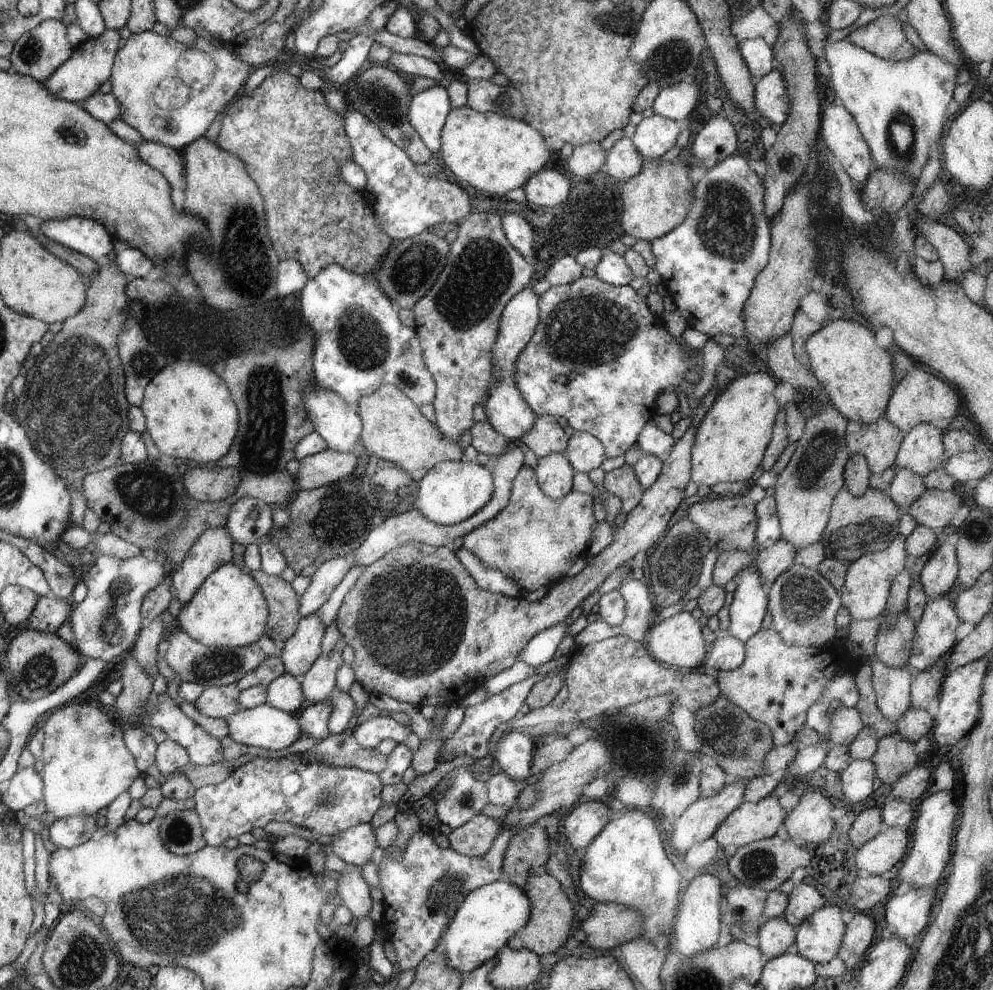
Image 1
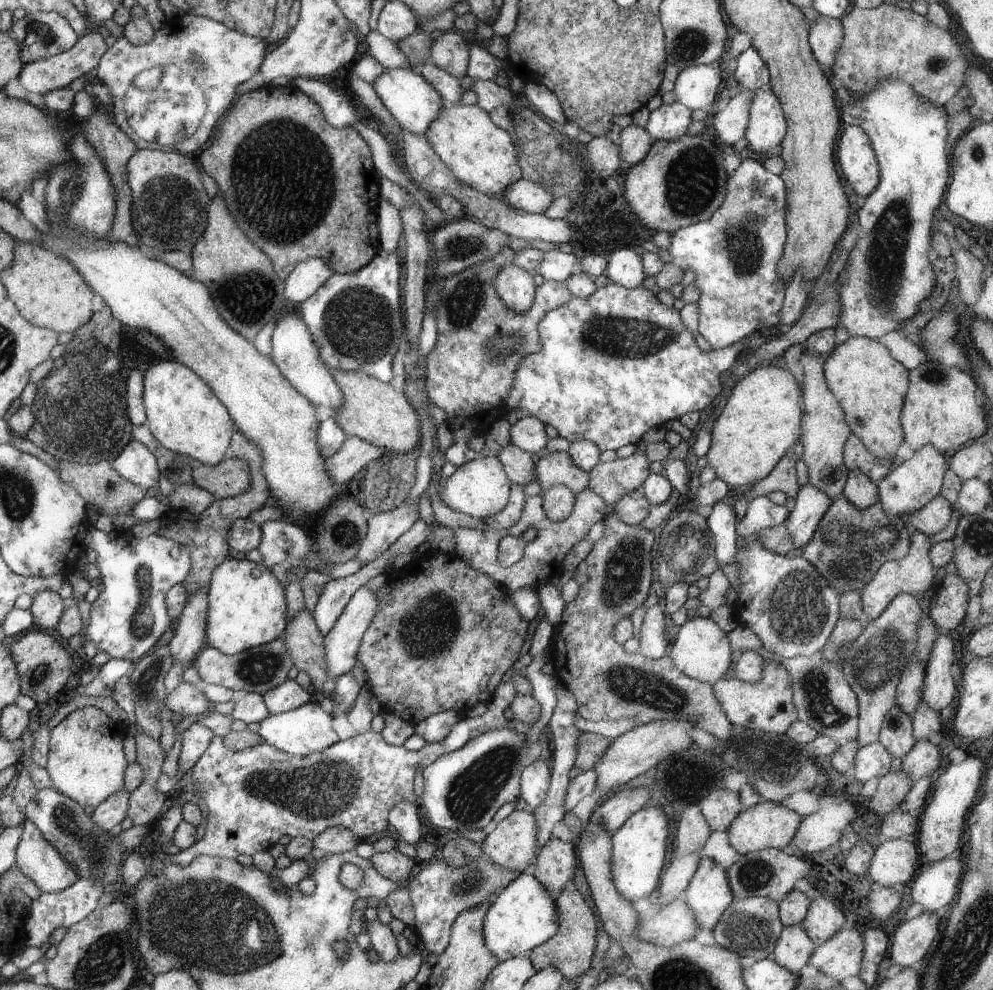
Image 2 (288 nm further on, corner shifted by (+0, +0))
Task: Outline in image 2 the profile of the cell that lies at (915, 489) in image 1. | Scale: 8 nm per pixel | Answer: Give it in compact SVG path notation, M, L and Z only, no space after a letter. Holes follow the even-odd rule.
M941 494L937 498L933 498L929 504L925 504L925 508L921 508L919 512L911 514L909 522L911 522L911 528L915 532L923 532L927 536L931 534L937 534L941 532L949 518L951 518L951 512L953 512L953 506L949 500L945 500Z

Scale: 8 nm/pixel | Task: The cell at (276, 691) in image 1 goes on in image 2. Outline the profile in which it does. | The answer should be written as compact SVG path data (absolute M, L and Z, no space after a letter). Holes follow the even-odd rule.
M287 680L285 684L261 694L261 696L269 710L269 716L279 716L279 714L285 714L285 712L291 712L295 708L309 704L307 690L297 686L297 682L293 682L293 680Z

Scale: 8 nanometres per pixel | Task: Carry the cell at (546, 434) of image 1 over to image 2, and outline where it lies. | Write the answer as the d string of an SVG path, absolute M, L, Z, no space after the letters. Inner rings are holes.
M545 450L535 458L535 476L543 496L553 486L567 486L573 494L589 488L589 472L577 468L567 452L547 454Z

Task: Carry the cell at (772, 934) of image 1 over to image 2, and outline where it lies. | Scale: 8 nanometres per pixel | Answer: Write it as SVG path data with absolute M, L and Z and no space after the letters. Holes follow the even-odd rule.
M787 926L781 930L781 936L777 938L773 962L781 968L787 968L791 974L799 974L801 968L809 964L813 952L815 944L809 940L805 930L801 926Z

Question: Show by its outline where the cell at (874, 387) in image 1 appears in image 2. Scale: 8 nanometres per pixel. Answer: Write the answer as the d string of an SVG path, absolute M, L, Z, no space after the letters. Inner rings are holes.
M849 338L831 352L827 362L823 364L823 376L831 394L837 398L839 406L843 408L851 434L857 436L867 448L867 452L871 452L875 458L893 460L897 446L905 442L903 428L901 428L901 408L905 404L905 394L909 386L909 370L897 360L893 360L889 350L881 342L871 338Z

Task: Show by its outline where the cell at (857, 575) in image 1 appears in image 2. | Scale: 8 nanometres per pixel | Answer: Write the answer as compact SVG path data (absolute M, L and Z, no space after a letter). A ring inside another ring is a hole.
M911 532L911 546L909 546L909 554L905 558L901 558L899 562L885 562L873 576L871 582L867 582L859 592L861 592L861 602L863 602L863 612L867 614L869 620L875 620L883 614L883 610L889 606L889 602L897 596L897 594L911 594L915 598L921 598L933 584L933 576L935 576L935 566L929 560L929 550L931 550L931 542L929 536L923 532Z

